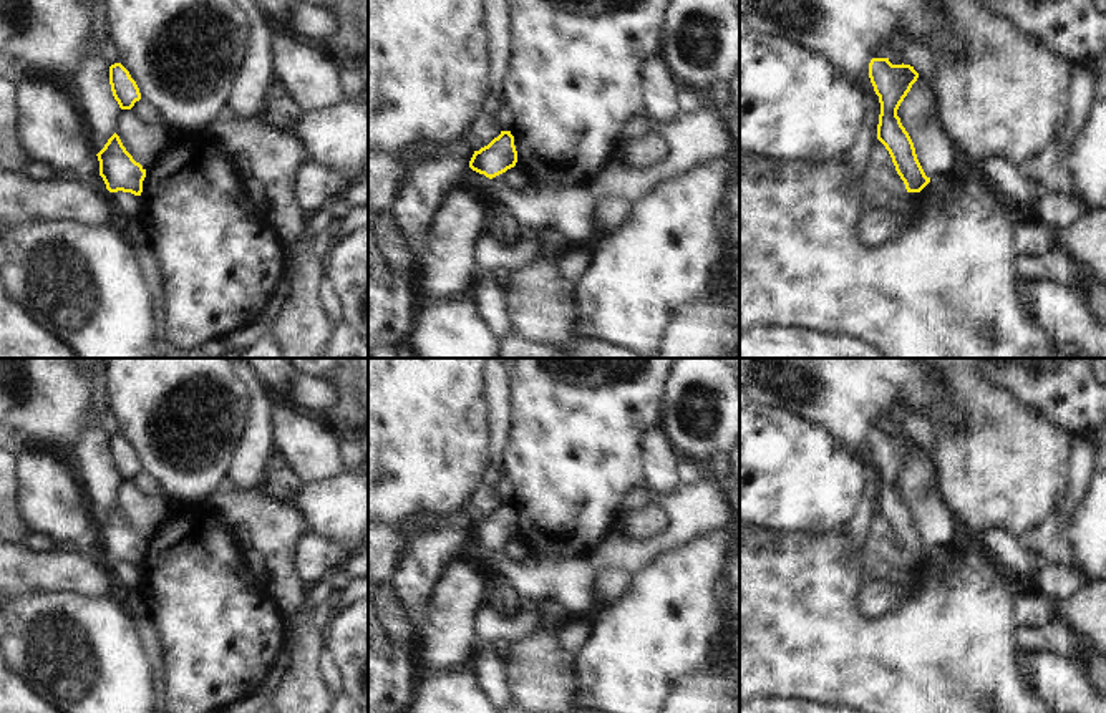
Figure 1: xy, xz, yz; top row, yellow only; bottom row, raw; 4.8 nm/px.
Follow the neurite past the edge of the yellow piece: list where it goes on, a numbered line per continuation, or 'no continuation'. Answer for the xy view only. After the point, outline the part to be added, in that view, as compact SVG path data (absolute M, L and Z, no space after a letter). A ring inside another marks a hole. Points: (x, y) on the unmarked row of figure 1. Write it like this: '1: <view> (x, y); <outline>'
no continuation

